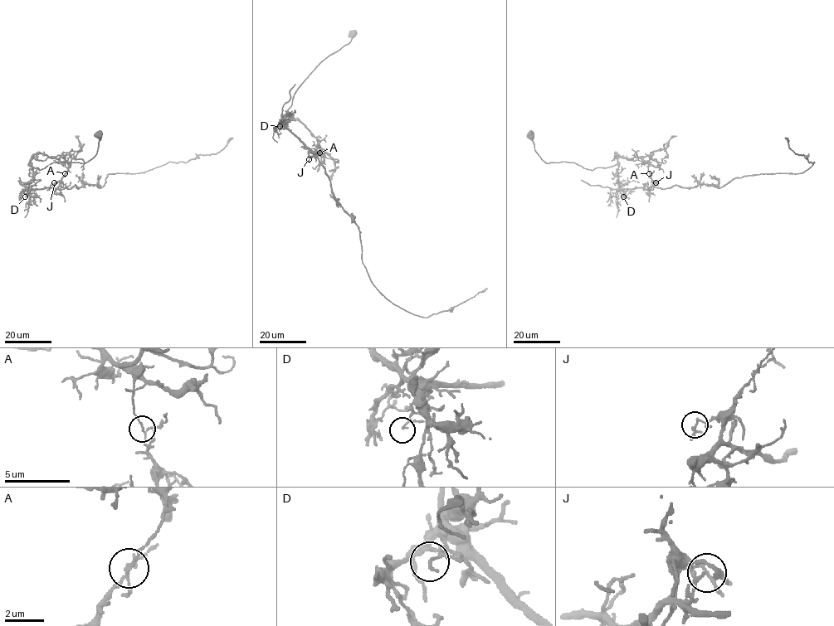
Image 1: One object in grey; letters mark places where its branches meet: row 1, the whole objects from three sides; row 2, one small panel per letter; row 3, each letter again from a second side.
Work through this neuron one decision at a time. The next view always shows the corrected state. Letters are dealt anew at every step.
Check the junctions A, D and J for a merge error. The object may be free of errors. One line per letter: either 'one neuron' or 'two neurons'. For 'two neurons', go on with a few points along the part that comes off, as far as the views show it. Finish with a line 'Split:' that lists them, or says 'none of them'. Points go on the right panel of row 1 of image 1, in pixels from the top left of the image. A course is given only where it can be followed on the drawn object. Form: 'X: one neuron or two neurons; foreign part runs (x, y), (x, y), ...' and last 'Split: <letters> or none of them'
A: two neurons; foreign part runs (649, 173), (639, 157), (616, 153), (617, 163), (592, 170), (574, 162), (546, 163), (529, 130)
D: one neuron
J: one neuron
Split: A

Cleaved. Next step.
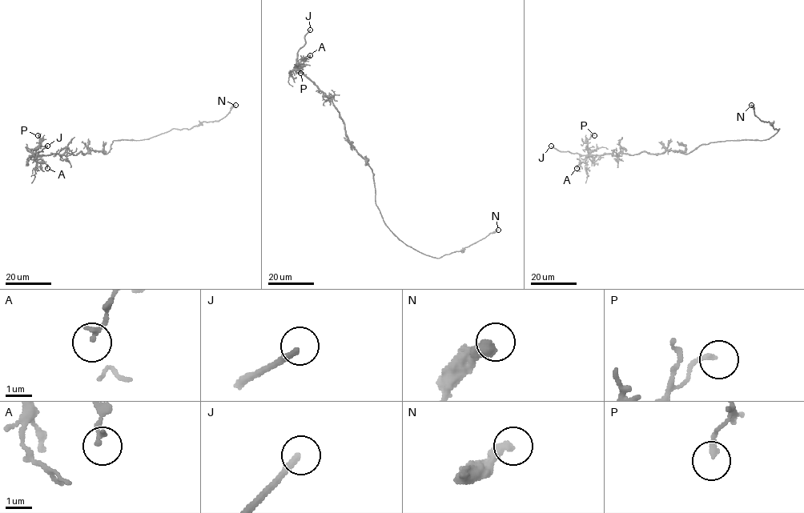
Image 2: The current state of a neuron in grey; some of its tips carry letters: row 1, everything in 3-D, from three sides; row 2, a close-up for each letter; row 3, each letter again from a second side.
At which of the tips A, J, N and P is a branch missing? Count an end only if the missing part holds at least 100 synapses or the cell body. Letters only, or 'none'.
J

